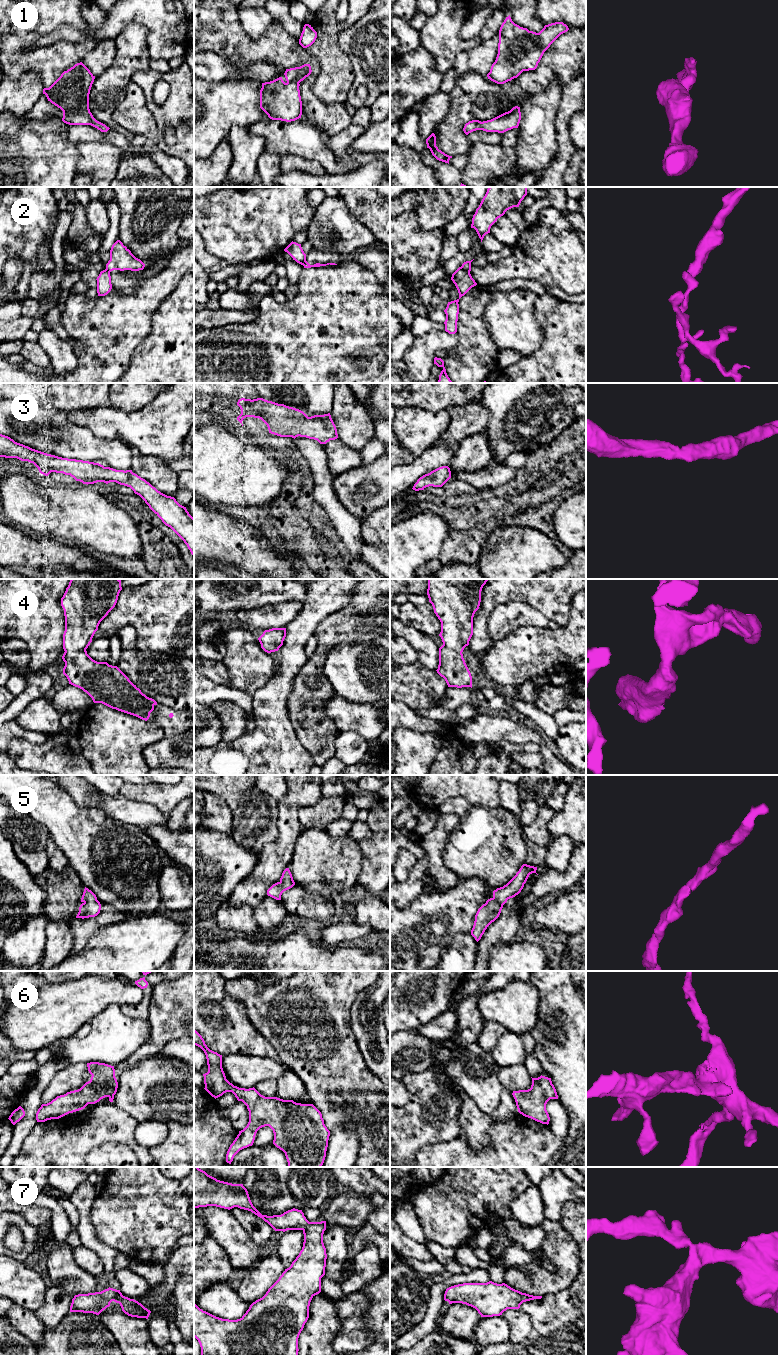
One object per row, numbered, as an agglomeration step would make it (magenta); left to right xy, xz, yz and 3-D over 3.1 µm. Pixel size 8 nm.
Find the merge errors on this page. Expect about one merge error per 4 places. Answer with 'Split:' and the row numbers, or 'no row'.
Split: 2

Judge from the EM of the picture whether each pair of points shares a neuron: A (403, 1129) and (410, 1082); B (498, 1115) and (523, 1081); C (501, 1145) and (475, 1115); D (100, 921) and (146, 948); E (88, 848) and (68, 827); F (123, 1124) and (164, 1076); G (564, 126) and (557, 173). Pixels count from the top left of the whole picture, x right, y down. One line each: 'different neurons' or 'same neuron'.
A: same neuron
B: same neuron
C: different neurons
D: different neurons
E: same neuron
F: different neurons
G: same neuron

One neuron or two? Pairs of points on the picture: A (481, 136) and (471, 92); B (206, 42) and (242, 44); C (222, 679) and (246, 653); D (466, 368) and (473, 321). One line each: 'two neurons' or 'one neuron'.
A: two neurons
B: one neuron
C: two neurons
D: one neuron

